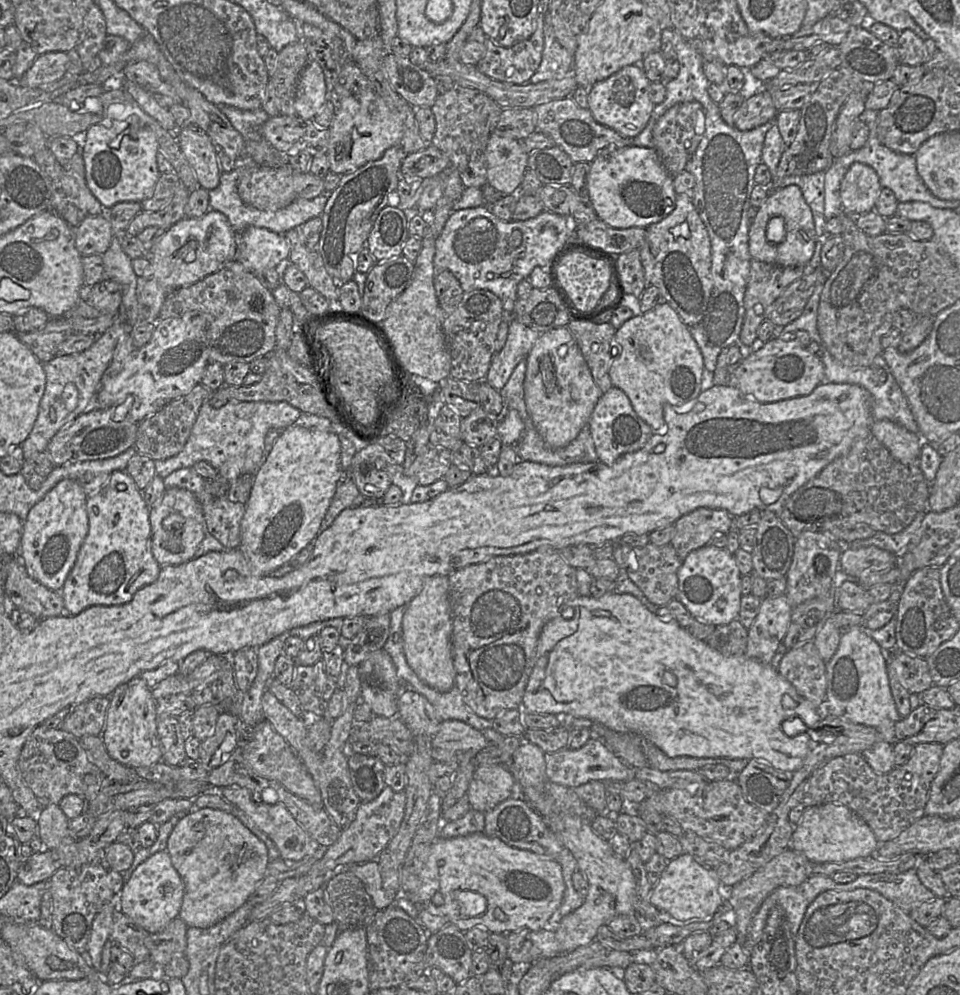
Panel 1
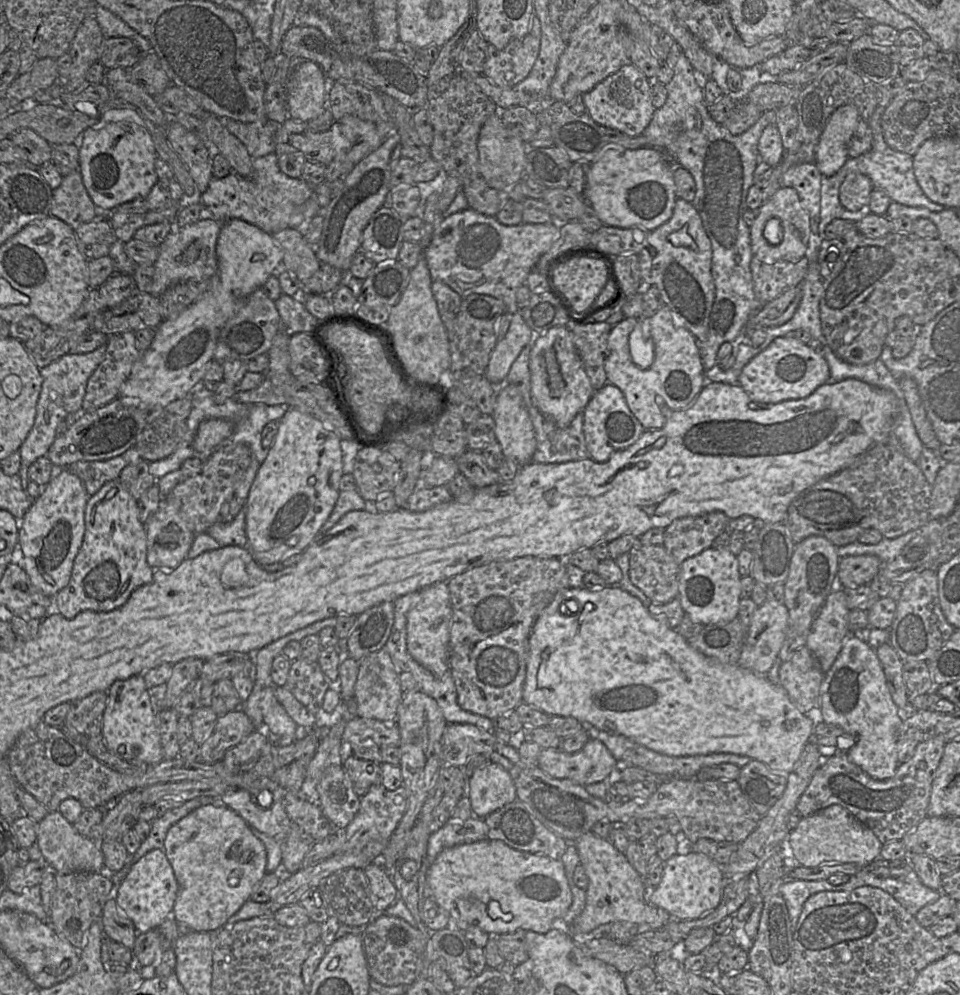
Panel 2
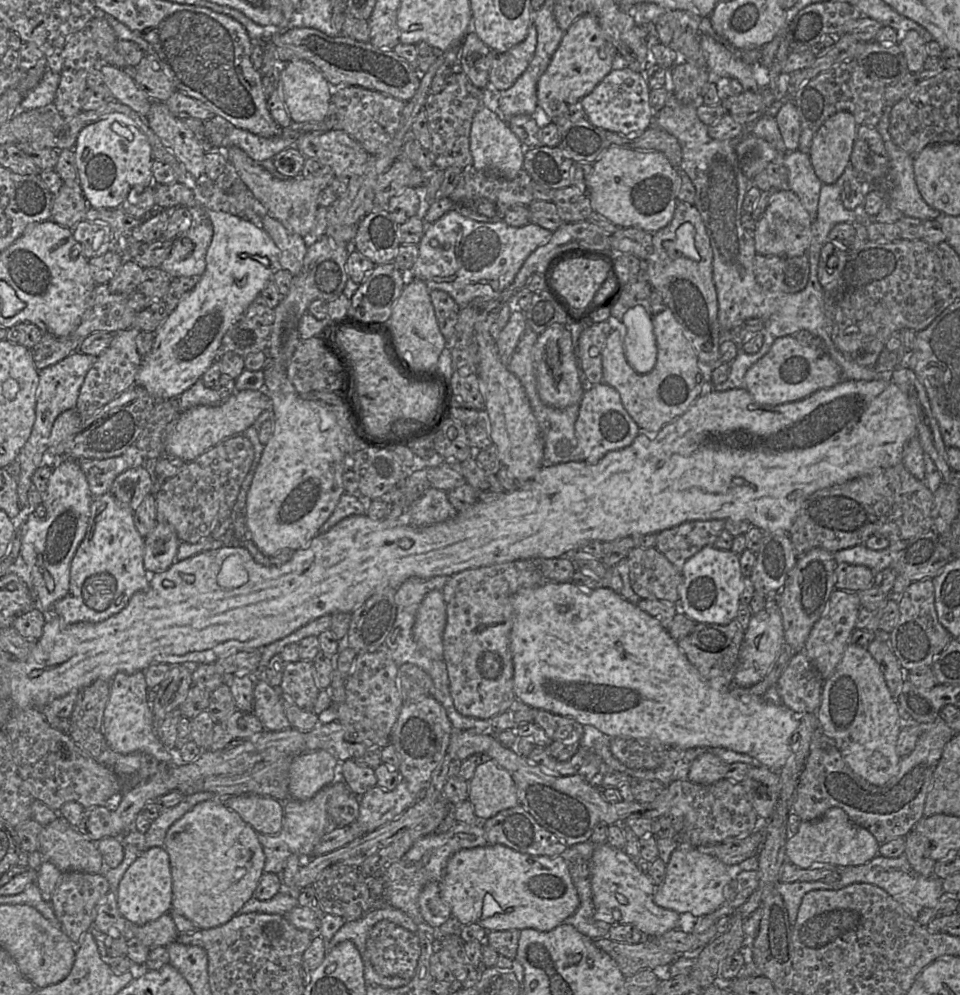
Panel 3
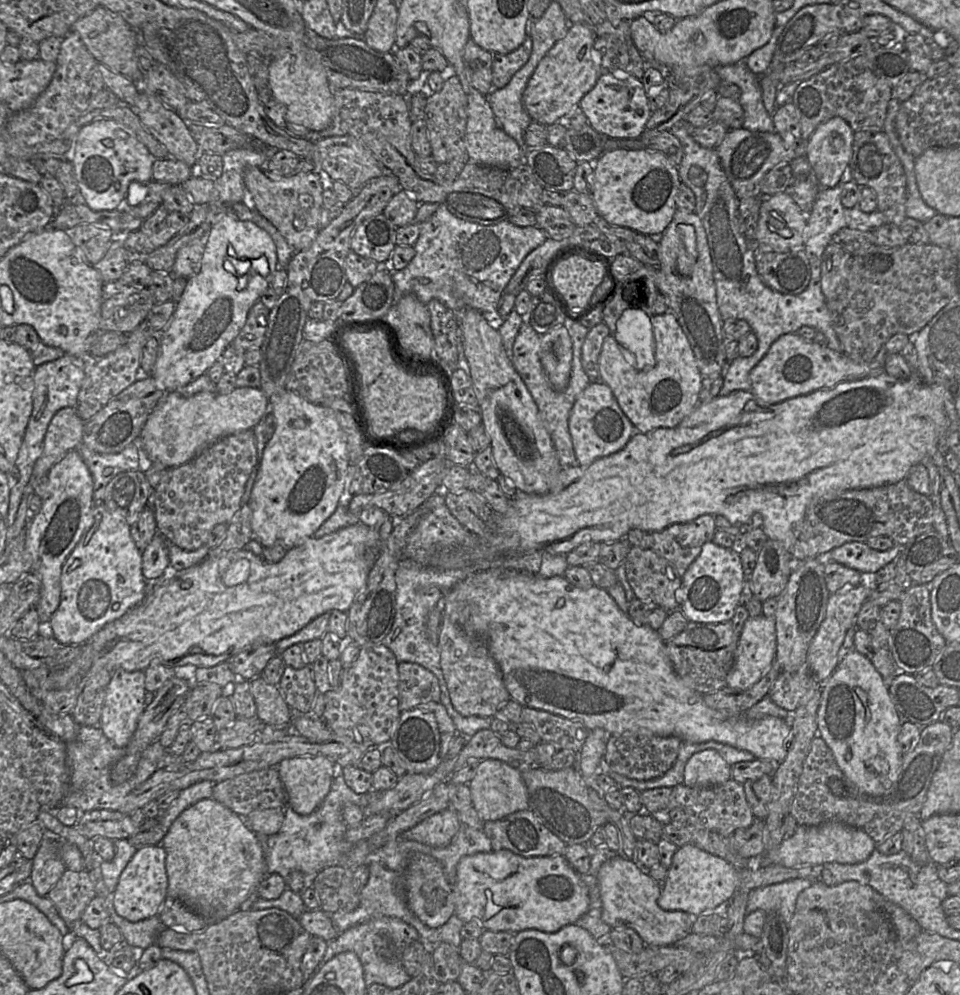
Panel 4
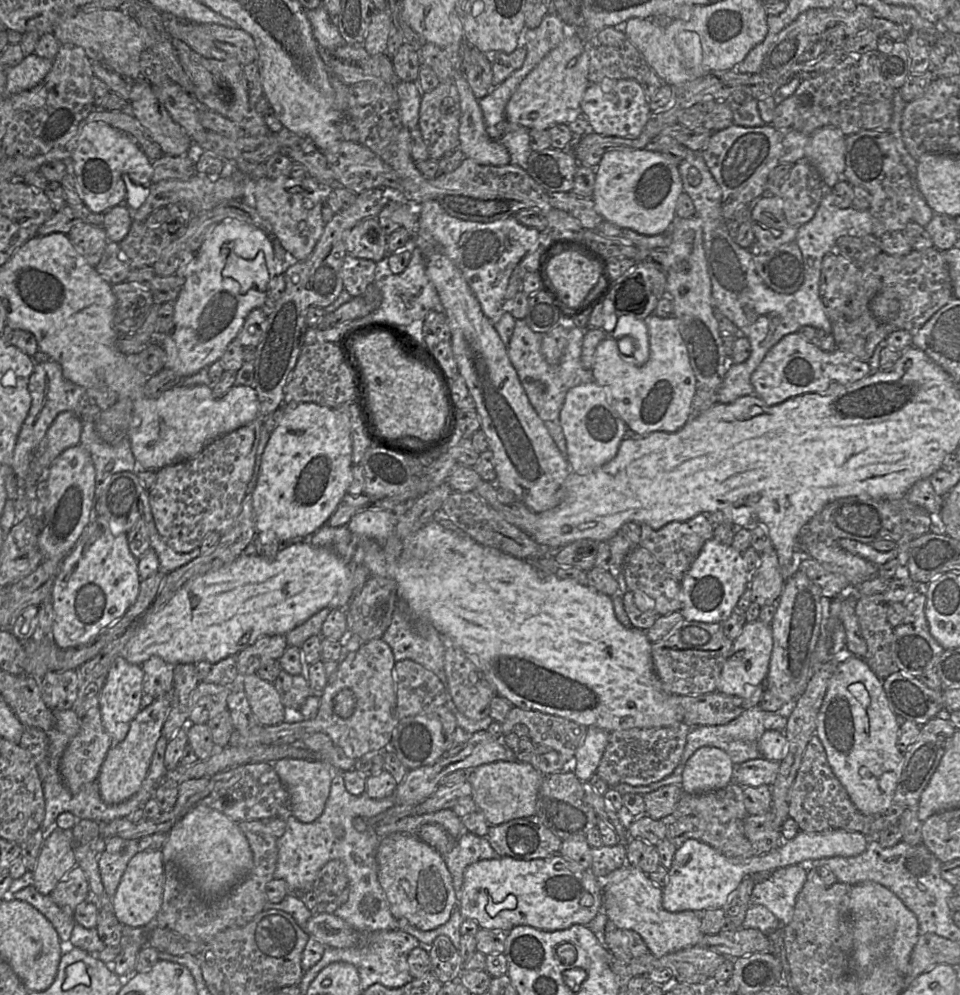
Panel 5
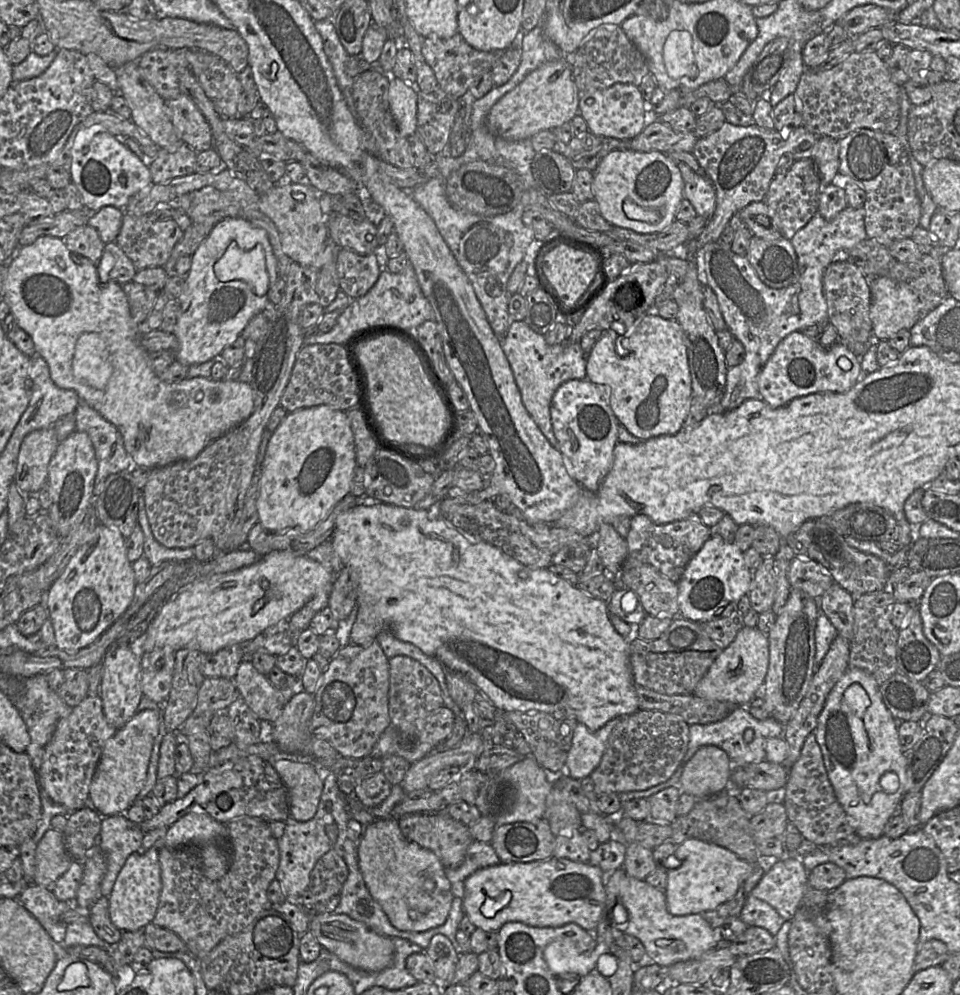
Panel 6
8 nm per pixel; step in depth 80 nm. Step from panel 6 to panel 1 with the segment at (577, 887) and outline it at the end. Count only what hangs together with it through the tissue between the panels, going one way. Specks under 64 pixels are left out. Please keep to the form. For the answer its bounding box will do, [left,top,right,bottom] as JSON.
[415,832,565,934]

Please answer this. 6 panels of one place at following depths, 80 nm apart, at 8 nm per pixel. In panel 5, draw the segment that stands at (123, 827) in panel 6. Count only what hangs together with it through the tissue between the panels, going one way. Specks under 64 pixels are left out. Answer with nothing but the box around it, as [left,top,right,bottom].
[98,836,139,897]

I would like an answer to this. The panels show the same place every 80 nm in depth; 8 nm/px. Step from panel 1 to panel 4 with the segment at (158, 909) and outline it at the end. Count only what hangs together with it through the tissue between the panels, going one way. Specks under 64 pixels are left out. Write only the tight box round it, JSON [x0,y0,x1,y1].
[112,844,168,923]

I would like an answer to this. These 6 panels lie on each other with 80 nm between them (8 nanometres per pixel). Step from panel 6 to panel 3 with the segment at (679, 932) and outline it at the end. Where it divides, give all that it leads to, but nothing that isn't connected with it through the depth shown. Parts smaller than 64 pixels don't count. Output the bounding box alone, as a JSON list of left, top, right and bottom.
[590,842,681,937]

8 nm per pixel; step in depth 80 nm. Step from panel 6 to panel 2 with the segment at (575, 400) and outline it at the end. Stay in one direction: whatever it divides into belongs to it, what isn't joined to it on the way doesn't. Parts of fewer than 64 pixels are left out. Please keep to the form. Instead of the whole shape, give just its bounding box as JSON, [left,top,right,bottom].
[583,383,645,463]

